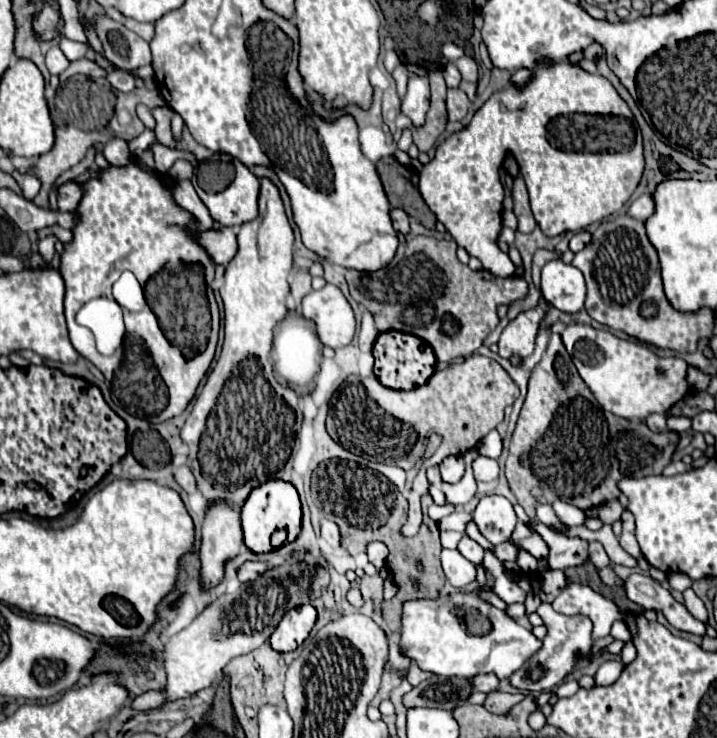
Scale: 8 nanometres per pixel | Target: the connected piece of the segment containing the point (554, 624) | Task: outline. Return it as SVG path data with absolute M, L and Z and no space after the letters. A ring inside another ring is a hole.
M541 602L537 608L537 614L543 618L547 626L547 636L543 638L543 648L529 658L509 680L515 690L539 694L539 692L551 692L555 686L559 686L565 676L573 670L573 666L579 662L577 654L587 654L591 650L593 638L591 638L591 620L587 616L565 616L551 608L549 602Z

